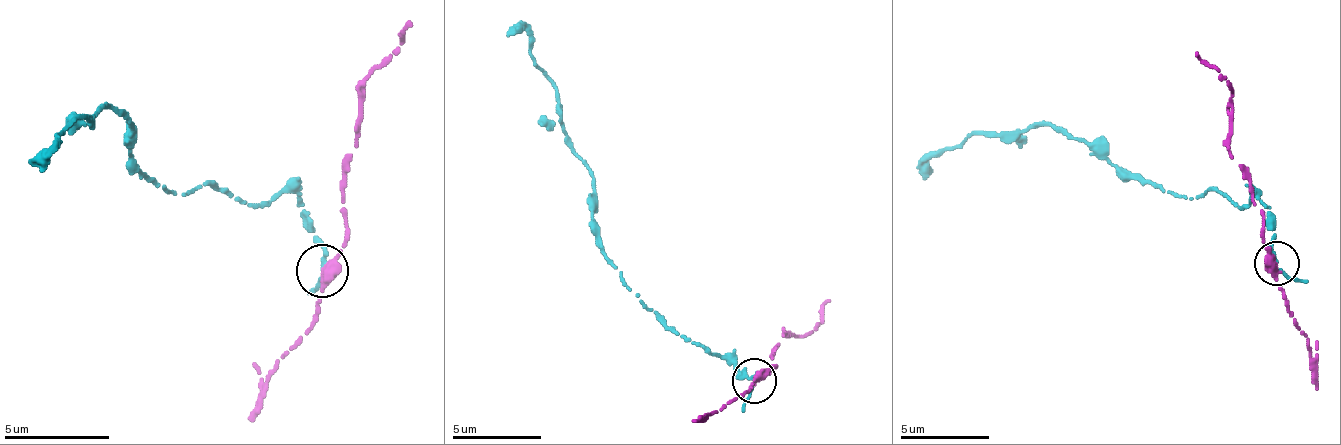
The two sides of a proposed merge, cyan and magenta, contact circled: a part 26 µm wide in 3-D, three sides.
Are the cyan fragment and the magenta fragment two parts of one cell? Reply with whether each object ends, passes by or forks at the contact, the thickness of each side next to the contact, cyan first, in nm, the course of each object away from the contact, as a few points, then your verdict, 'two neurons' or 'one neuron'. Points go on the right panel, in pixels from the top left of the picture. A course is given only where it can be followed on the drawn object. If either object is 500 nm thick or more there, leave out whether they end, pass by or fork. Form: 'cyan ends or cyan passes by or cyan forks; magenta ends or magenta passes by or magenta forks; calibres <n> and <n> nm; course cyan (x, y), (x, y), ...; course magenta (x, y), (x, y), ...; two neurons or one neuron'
cyan passes by; magenta passes by; calibres 180 and 440 nm; course cyan (1278, 262), (1255, 195), (1242, 208), (1215, 191), (1184, 199), (1047, 124), (971, 133), (935, 151), (931, 173); course magenta (1278, 262), (1264, 235), (1251, 177), (1229, 151), (1229, 111), (1233, 88), (1198, 53); two neurons

